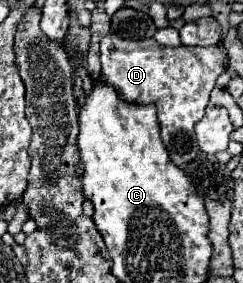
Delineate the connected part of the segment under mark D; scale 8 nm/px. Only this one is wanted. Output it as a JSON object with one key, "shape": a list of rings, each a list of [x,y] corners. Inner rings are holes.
{"shape":[[[113,33],[101,39],[101,65],[103,79],[117,89],[123,101],[129,103],[155,103],[161,139],[173,159],[175,165],[185,165],[199,155],[199,147],[195,145],[195,123],[205,115],[205,107],[209,103],[209,95],[215,87],[217,77],[223,73],[223,53],[225,53],[225,69],[227,69],[227,51],[223,45],[215,47],[161,47],[155,39],[131,41],[121,39]]]}

